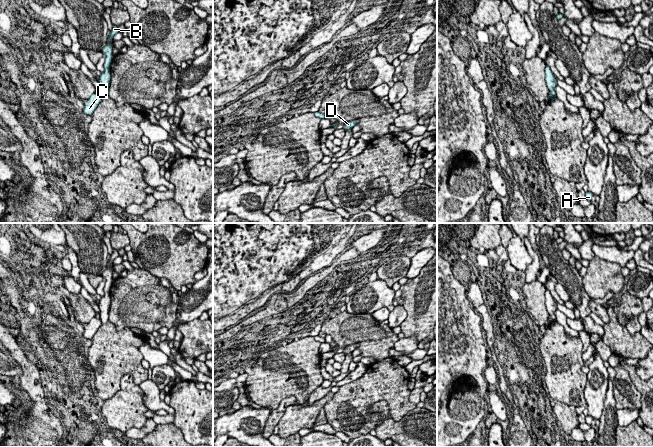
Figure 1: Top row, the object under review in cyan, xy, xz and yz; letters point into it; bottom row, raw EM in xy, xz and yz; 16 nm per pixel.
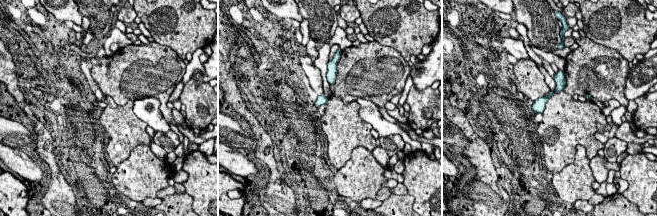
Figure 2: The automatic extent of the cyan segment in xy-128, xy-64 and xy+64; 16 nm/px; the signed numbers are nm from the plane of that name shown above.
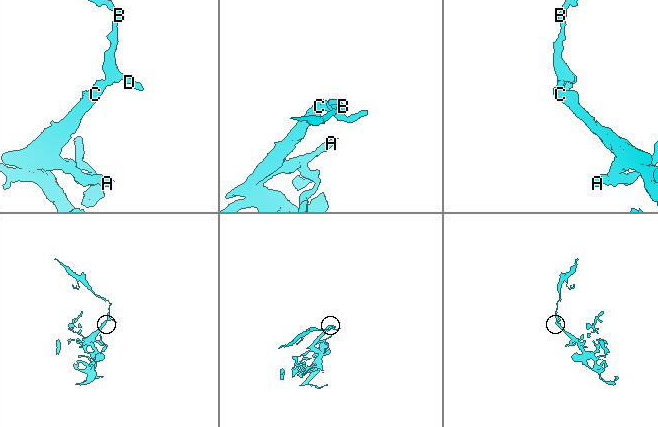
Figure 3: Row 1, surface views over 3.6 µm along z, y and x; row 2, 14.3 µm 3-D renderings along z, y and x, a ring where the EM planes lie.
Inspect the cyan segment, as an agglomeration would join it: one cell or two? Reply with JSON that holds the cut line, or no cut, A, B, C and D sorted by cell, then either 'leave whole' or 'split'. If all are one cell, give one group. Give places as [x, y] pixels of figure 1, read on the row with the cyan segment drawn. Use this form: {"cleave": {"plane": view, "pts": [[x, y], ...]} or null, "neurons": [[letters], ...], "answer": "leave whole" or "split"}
{"cleave": {"plane": "xy", "pts": [[99, 95], [102, 98]]}, "neurons": [["A", "C"], ["B", "D"]], "answer": "split"}

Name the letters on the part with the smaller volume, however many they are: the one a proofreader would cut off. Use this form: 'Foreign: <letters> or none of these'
Foreign: B, D

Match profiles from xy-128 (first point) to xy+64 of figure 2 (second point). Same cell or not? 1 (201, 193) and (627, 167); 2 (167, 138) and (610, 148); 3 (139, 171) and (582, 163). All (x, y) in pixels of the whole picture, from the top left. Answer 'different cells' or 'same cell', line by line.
1: same cell
2: same cell
3: same cell

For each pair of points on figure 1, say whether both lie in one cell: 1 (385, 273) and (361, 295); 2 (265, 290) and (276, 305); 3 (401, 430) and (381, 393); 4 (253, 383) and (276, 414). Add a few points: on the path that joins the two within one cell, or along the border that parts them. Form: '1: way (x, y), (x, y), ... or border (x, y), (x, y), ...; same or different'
1: border (379, 278), (391, 288); different
2: border (281, 291), (274, 294), (266, 303); different
3: border (368, 406), (385, 401), (394, 420), (405, 414); different
4: border (292, 396), (284, 398), (272, 410); different

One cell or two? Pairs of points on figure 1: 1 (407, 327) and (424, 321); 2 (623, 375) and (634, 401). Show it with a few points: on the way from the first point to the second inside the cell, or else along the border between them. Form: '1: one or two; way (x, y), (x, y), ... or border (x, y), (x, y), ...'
1: one; way (411, 326), (420, 321)
2: one; way (623, 381), (623, 389), (628, 395)

